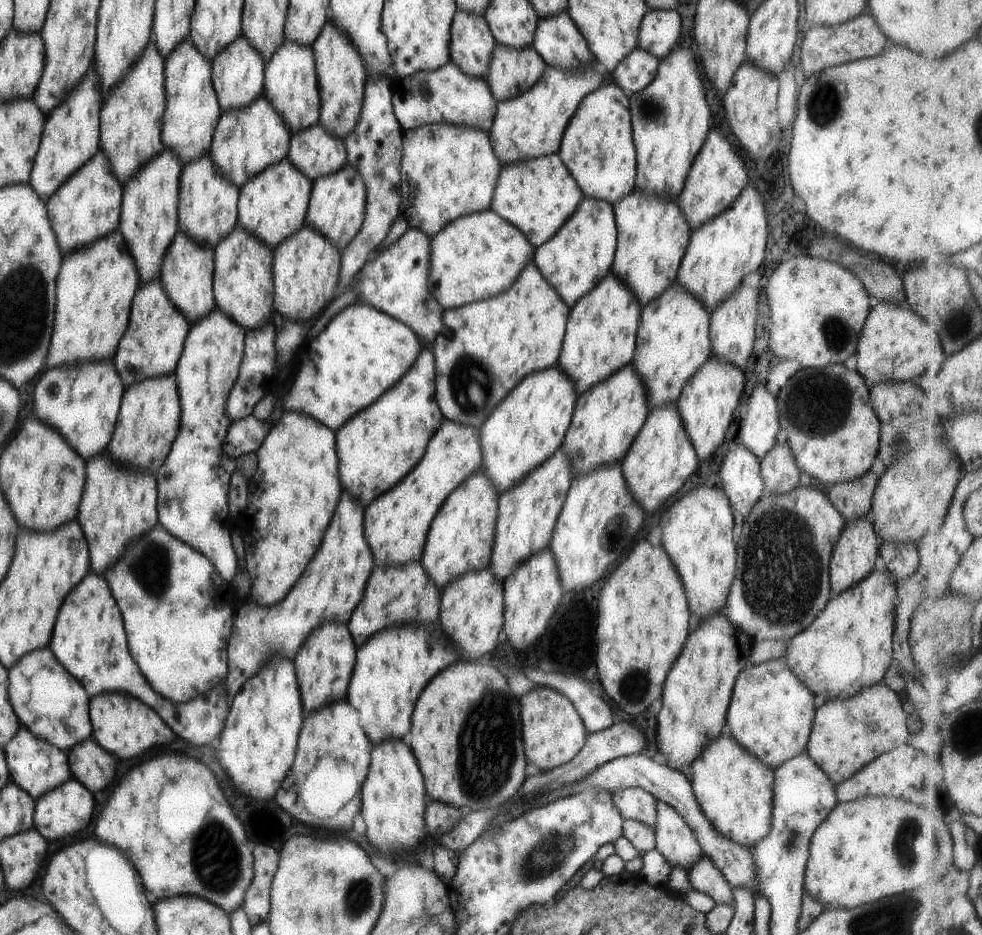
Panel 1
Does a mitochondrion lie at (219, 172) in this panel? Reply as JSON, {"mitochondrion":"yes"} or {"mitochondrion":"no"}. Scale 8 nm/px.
{"mitochondrion":"no"}

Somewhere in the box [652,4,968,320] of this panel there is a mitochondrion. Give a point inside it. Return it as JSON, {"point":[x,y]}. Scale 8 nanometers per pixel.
{"point":[823,104]}

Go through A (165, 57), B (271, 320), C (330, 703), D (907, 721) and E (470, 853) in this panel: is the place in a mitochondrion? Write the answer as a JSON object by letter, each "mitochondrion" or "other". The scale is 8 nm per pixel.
{"A":"other","B":"other","C":"other","D":"other","E":"other"}

